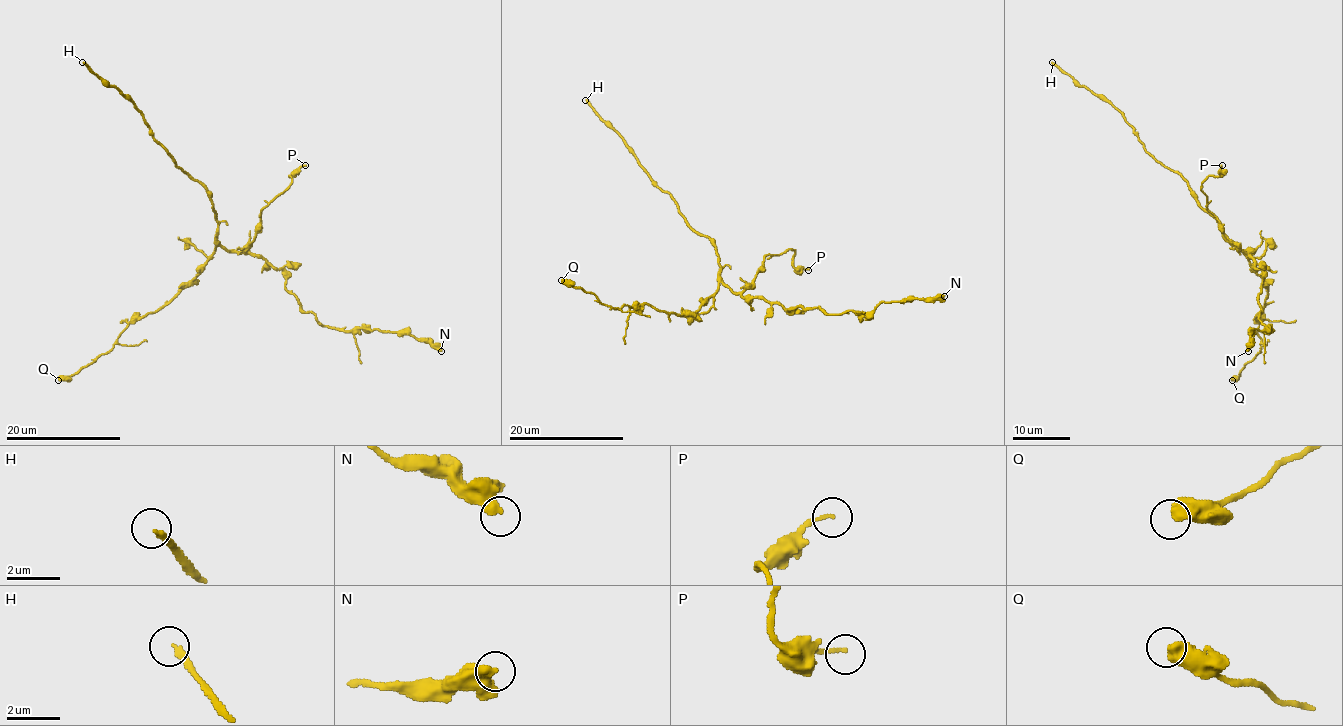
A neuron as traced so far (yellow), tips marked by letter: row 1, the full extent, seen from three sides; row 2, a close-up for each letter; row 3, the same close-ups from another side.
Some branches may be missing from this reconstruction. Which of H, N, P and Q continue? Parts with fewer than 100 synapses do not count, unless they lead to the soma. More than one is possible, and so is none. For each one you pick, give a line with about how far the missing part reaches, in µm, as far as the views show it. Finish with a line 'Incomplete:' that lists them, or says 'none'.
H: about 120 µm are missing
Incomplete: H

